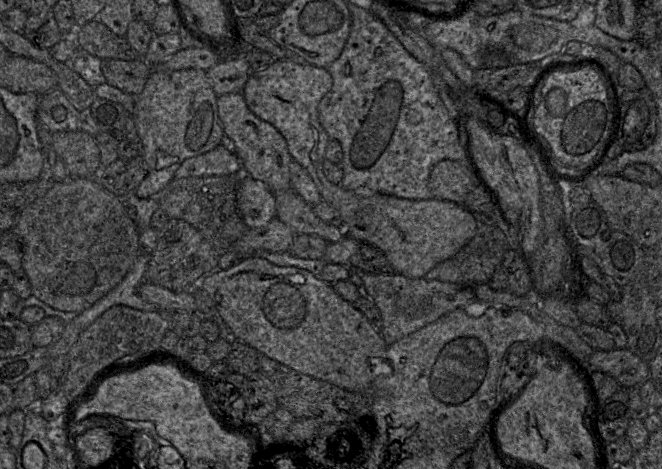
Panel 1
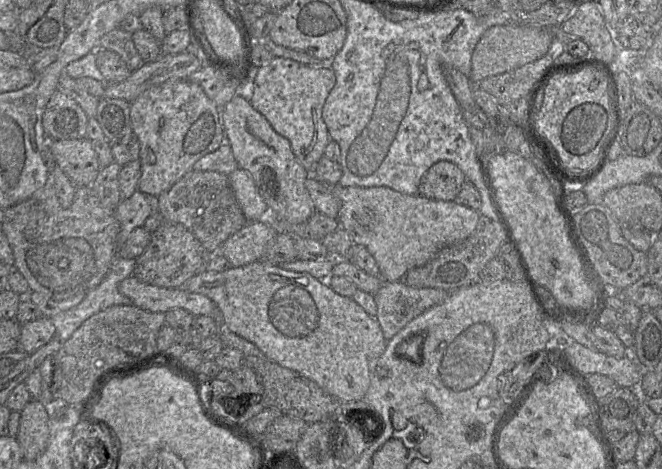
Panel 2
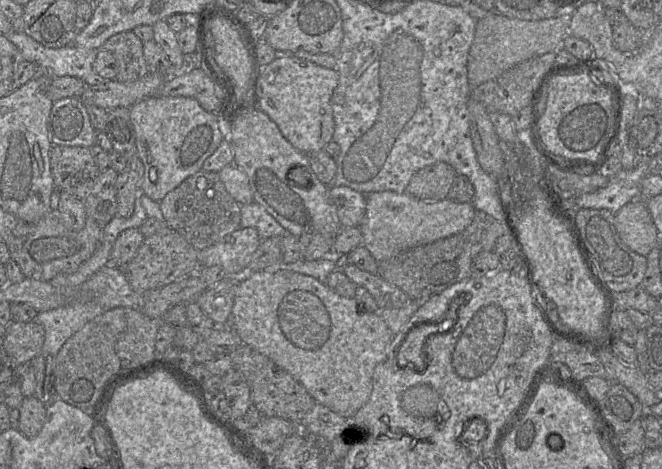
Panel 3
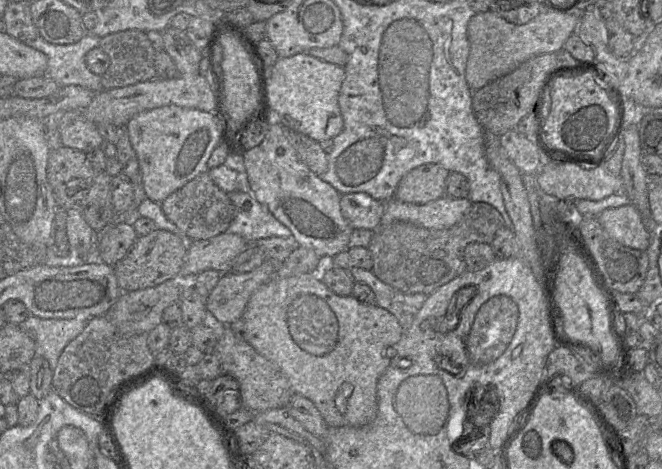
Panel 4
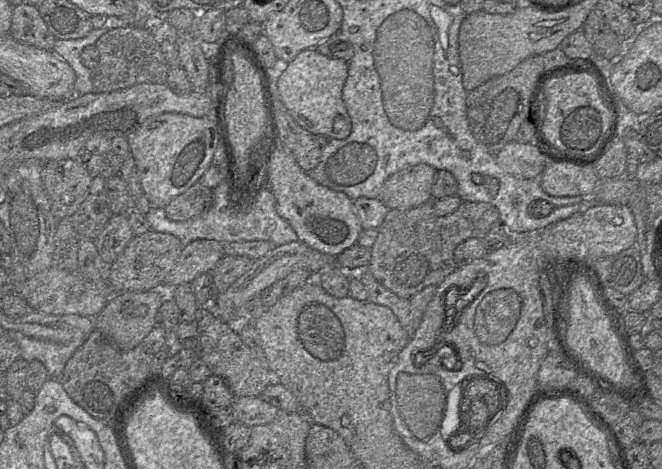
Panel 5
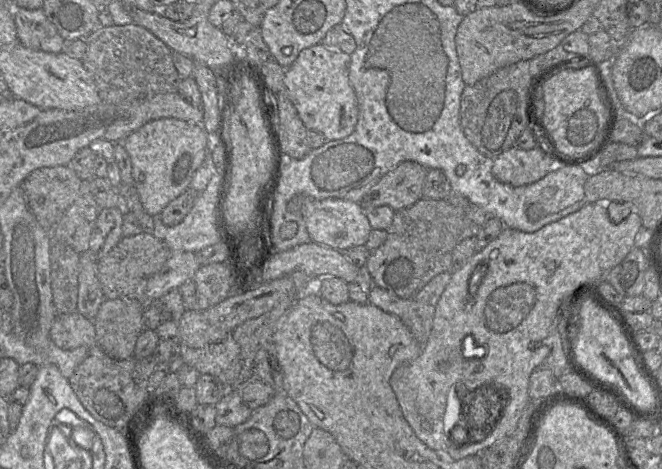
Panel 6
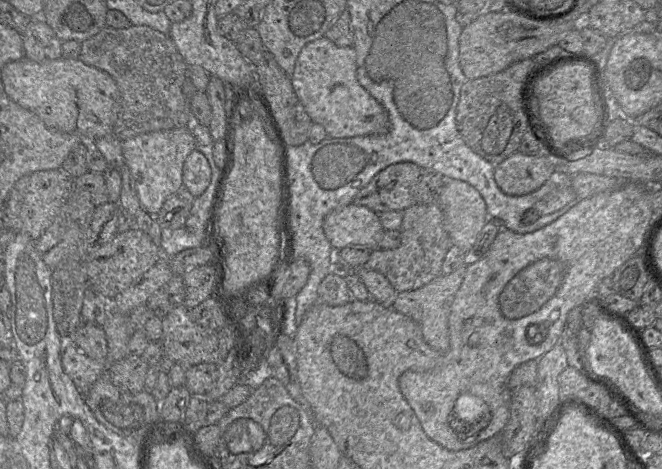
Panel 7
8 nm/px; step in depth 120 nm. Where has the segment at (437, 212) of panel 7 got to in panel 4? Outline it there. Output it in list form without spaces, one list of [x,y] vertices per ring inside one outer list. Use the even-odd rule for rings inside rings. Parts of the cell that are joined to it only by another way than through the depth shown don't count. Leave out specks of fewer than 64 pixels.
[[[474,202],[463,218],[446,229],[430,229],[407,221],[394,221],[374,230],[368,249],[373,259],[372,272],[382,282],[408,294],[421,293],[430,295],[441,286],[449,283],[467,271],[464,250],[471,243],[491,244],[498,229],[505,226],[500,212],[486,202]]]

